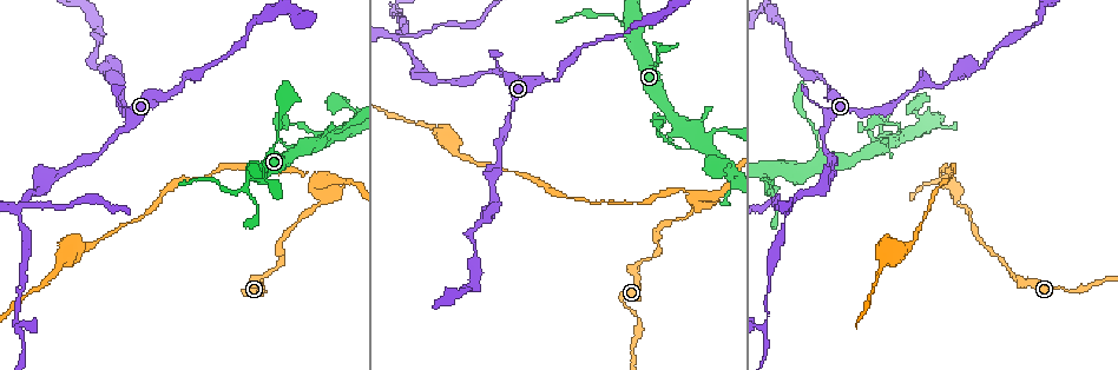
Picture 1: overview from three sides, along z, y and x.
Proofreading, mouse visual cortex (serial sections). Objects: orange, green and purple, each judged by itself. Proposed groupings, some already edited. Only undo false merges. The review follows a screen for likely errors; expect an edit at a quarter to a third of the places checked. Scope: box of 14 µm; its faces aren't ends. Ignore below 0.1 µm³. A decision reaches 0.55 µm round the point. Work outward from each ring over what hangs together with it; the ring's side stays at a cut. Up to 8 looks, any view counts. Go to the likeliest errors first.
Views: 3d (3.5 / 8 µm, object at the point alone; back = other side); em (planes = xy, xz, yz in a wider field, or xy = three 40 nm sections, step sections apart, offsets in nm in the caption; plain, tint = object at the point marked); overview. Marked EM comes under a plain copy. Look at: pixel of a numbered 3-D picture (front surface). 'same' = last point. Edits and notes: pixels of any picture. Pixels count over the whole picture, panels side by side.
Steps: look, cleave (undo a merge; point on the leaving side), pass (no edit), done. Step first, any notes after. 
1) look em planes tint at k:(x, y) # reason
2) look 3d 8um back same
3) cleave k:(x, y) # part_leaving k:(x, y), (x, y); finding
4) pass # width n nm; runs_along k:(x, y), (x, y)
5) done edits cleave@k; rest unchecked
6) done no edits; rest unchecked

look 3d 3.5um at 1:(792, 207) # a narrow waist

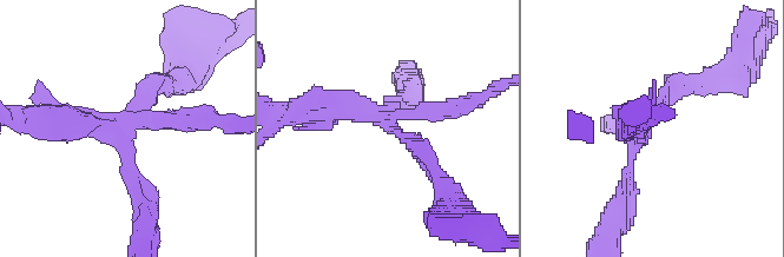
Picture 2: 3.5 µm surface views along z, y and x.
look em xy step 5 tint at 2:(123, 123) # arms 4; arm_widths 150, 200, 250, 350 nm; need the tissue

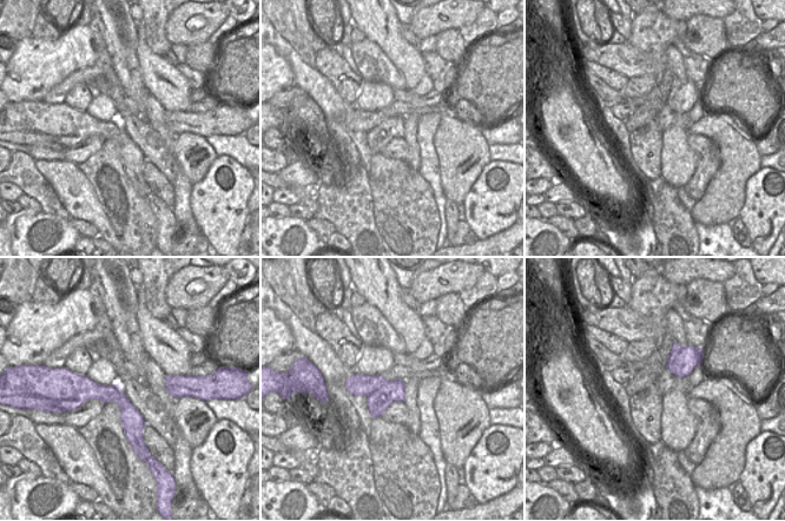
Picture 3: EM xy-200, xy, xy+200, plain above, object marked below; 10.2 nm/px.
look em planes tint same

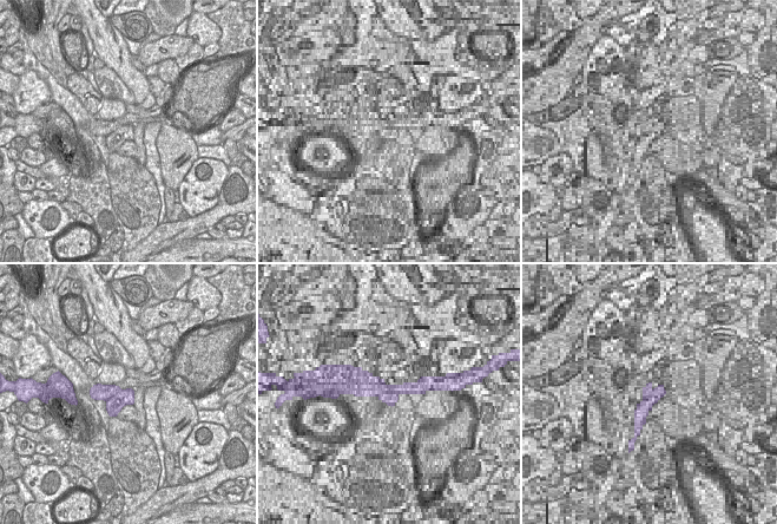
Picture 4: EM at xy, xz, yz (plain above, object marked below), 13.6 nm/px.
cleave 2:(53, 136) # part_leaving 2:(132, 118), (215, 118), (237, 125); a second cell is stuck on

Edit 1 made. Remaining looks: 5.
look 3d 8um at 1:(765, 326) # abrupt turn

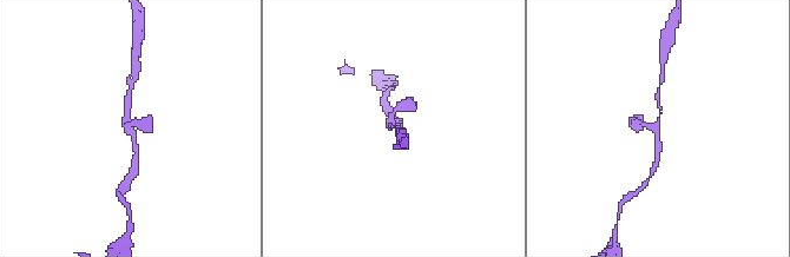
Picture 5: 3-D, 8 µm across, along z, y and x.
look 3d 3.5um at 5:(655, 125)

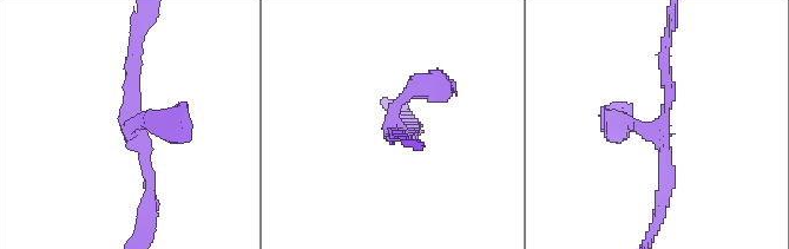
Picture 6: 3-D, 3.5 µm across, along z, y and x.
look em xy step 1 tint at 6:(132, 125) # arms 3; arm_widths 150, 150, 300 nm; shape alone is not enough

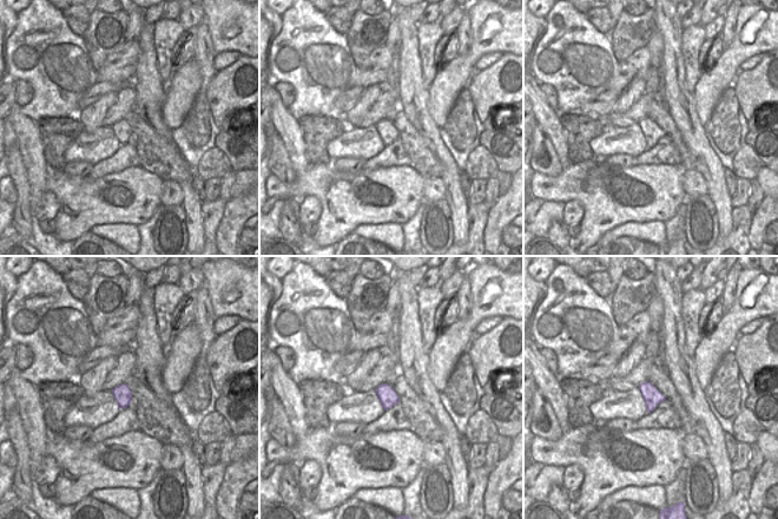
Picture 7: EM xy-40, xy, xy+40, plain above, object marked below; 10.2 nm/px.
pass # runs_along 6:(665, 47), (662, 126), (617, 123); continuous, no second cell

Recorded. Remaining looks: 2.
look 3d 8um at 1:(172, 90)

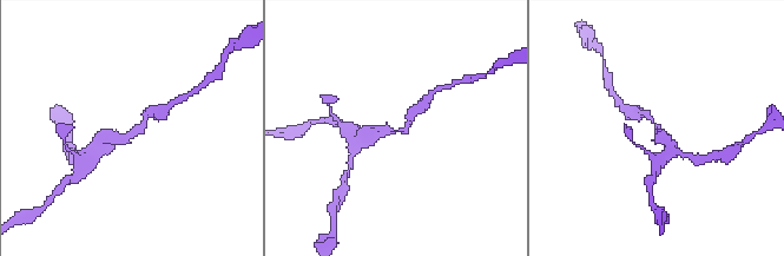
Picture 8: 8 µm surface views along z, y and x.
look em xy step 5 tint at 8:(133, 135) # arm_widths 200, 300 nm; shape alone is not enough

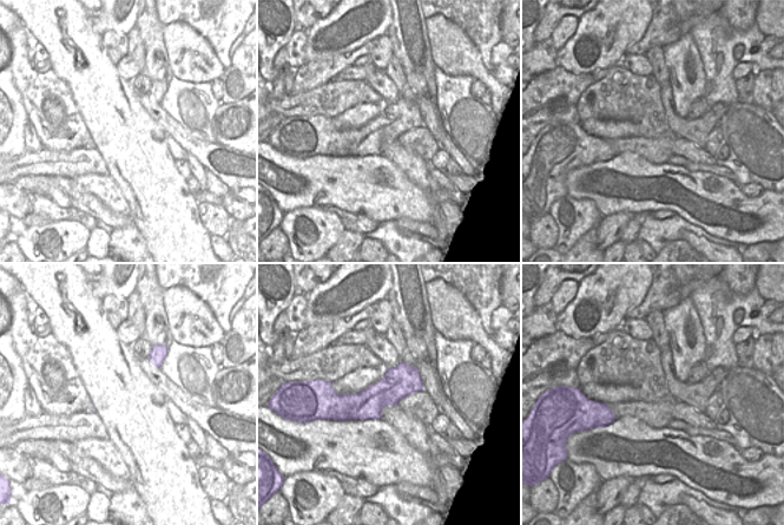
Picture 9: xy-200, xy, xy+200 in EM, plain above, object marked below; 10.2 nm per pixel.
pass # runs_along 9:(420, 385), (338, 402); one cell here

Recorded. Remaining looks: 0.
done edits cleave@2; rest unchecked

